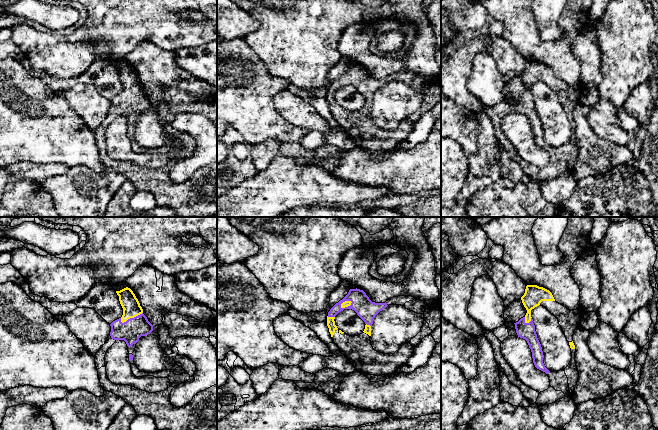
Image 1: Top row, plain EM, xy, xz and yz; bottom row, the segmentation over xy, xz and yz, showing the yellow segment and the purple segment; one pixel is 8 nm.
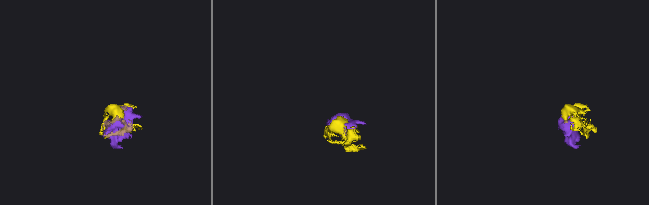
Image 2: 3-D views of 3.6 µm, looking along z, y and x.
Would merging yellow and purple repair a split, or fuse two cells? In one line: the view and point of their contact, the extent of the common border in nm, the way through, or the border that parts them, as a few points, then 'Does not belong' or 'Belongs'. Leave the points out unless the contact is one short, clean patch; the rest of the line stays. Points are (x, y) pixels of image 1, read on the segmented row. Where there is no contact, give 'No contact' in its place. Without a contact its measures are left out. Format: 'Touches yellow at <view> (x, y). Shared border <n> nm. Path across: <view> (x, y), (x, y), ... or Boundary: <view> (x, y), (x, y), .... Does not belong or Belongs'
Touches yellow at xy (131, 317). Shared border 200 nm. Belongs

